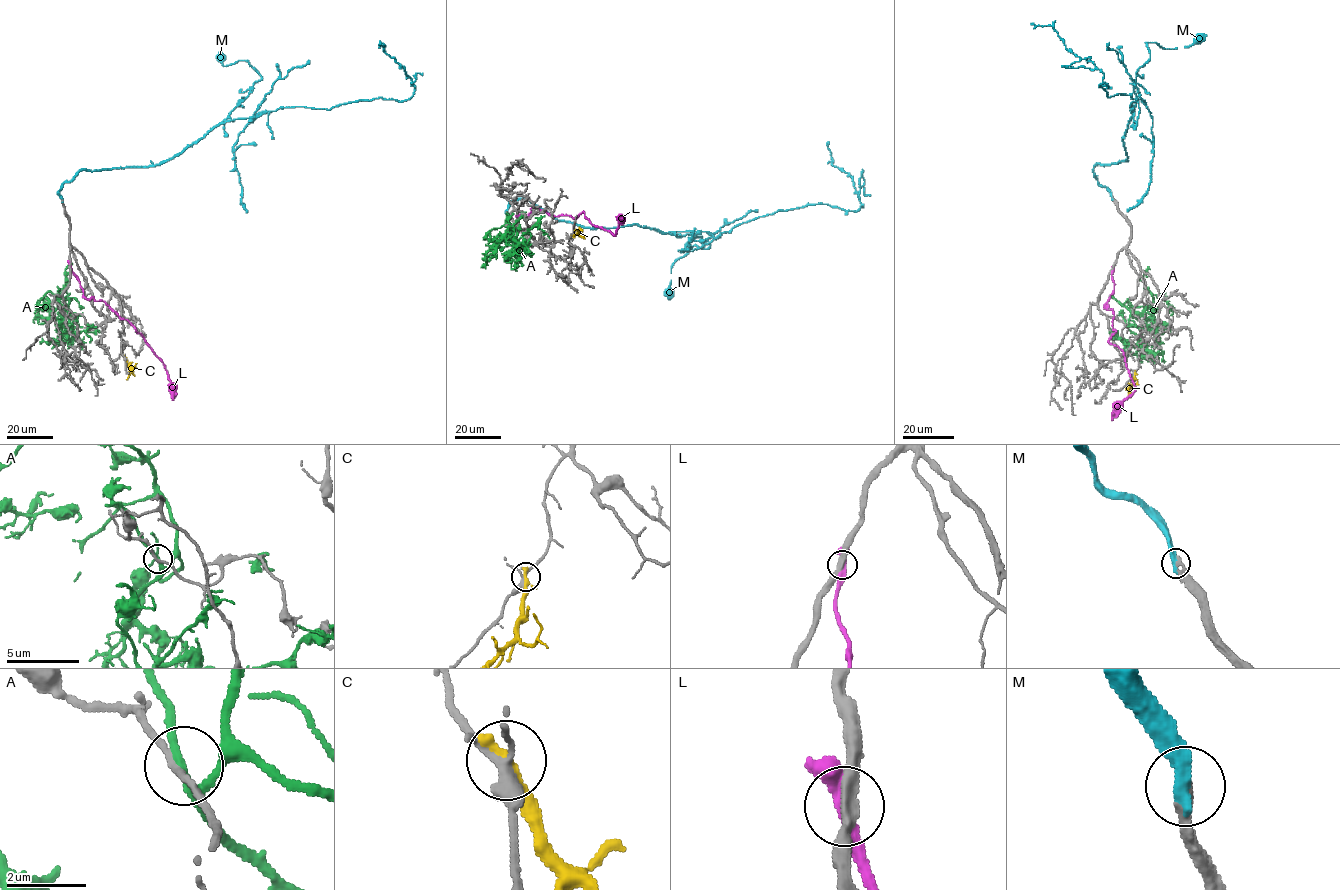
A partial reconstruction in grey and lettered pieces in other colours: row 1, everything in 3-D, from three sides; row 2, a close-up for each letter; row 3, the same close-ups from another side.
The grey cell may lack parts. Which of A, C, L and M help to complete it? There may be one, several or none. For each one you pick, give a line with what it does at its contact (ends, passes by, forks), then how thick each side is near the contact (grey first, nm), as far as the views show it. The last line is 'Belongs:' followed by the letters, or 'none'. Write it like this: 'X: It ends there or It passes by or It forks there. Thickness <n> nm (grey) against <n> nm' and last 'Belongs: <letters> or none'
M: It ends there. Thickness 320 nm (grey) against 420 nm
Belongs: M

